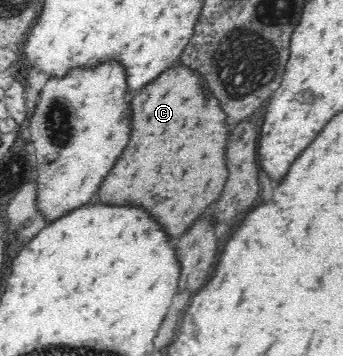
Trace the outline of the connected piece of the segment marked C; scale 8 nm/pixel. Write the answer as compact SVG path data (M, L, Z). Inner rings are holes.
M176 68L160 76L156 84L148 84L140 96L134 96L130 120L130 146L124 148L120 160L102 182L102 188L98 190L98 202L110 206L136 206L148 212L162 226L162 232L168 238L178 240L222 194L224 182L228 178L228 170L224 168L224 142L228 140L224 114L220 112L216 100L206 96L200 78L194 72ZM158 138L180 138L180 146L152 146L158 144Z

